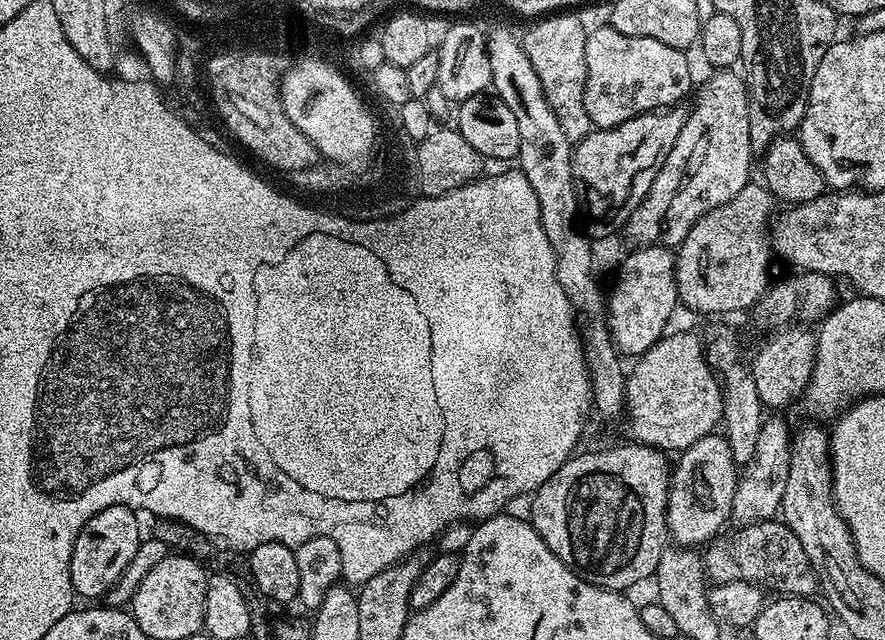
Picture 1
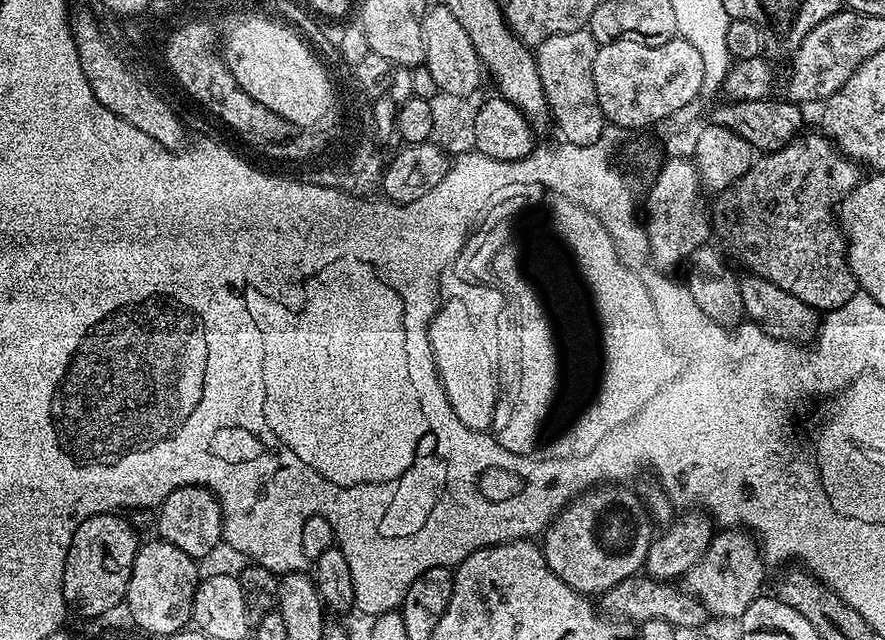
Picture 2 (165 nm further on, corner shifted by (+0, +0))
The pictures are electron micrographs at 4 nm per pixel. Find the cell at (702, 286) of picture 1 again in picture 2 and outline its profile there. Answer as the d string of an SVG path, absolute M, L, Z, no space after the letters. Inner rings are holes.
M819 131L816 132L810 133L809 136L804 136L805 134L797 135L792 143L786 144L782 148L777 148L775 152L765 152L757 155L752 161L750 170L746 170L746 174L742 174L742 178L738 178L738 182L734 182L729 188L724 189L723 192L715 197L716 205L713 208L711 205L710 208L710 224L714 229L715 239L717 236L718 239L725 240L744 259L744 264L750 270L751 275L761 276L770 282L774 282L782 290L786 290L786 294L794 294L794 298L806 302L806 306L816 309L817 313L827 314L833 312L838 306L850 302L850 298L857 295L858 292L856 279L848 265L846 241L838 223L837 208L840 201L848 193L856 189L857 184L862 179L862 173L859 172L861 169L858 167L857 161L848 159L827 136L821 134Z

